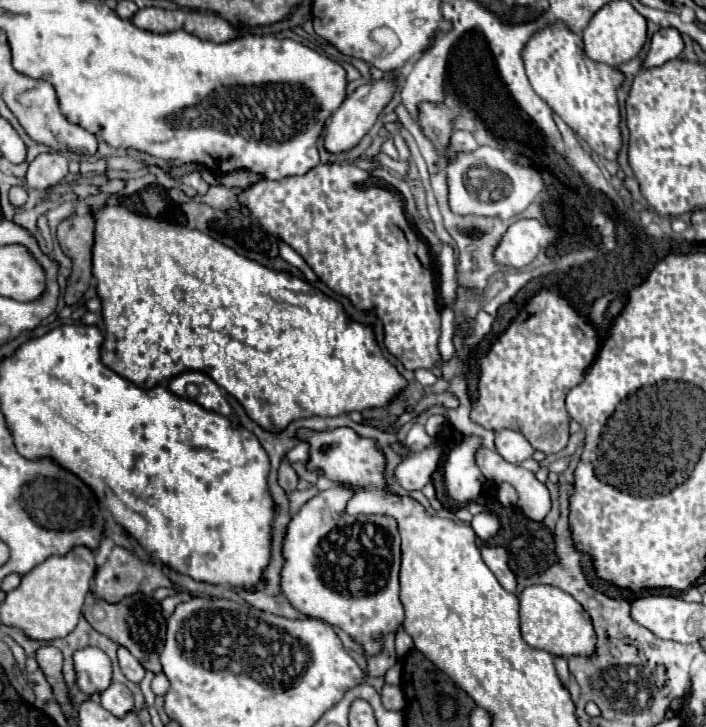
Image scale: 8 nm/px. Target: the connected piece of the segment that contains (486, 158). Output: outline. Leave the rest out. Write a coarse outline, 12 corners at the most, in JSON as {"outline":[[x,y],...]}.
{"outline":[[500,149],[446,165],[458,215],[510,219],[540,193],[542,175]]}

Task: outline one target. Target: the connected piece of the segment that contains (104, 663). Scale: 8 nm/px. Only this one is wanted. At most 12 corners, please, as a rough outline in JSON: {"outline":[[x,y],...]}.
{"outline":[[98,647],[72,655],[76,685],[84,695],[112,683],[112,663]]}

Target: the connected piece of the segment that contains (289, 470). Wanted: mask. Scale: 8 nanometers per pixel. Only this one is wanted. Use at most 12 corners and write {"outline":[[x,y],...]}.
{"outline":[[282,457],[278,481],[288,493],[296,491],[298,475]]}

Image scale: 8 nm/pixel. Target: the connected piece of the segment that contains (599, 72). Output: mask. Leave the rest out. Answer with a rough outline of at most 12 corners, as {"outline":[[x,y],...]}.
{"outline":[[550,25],[524,47],[532,89],[600,157],[622,145],[624,79]]}

